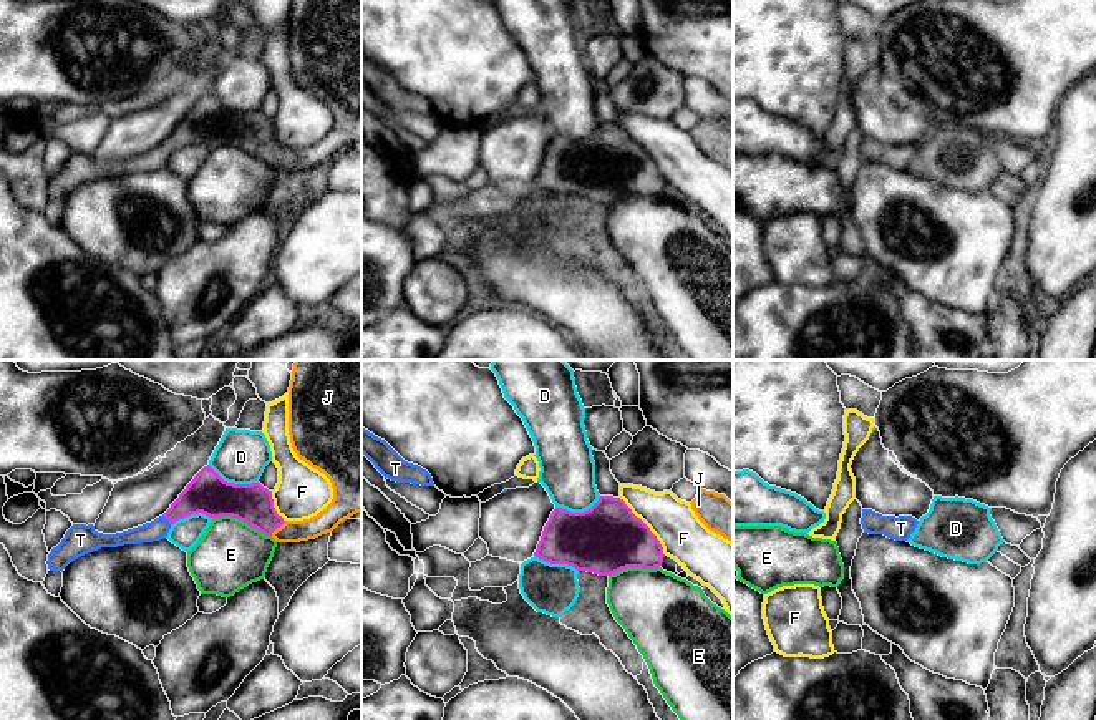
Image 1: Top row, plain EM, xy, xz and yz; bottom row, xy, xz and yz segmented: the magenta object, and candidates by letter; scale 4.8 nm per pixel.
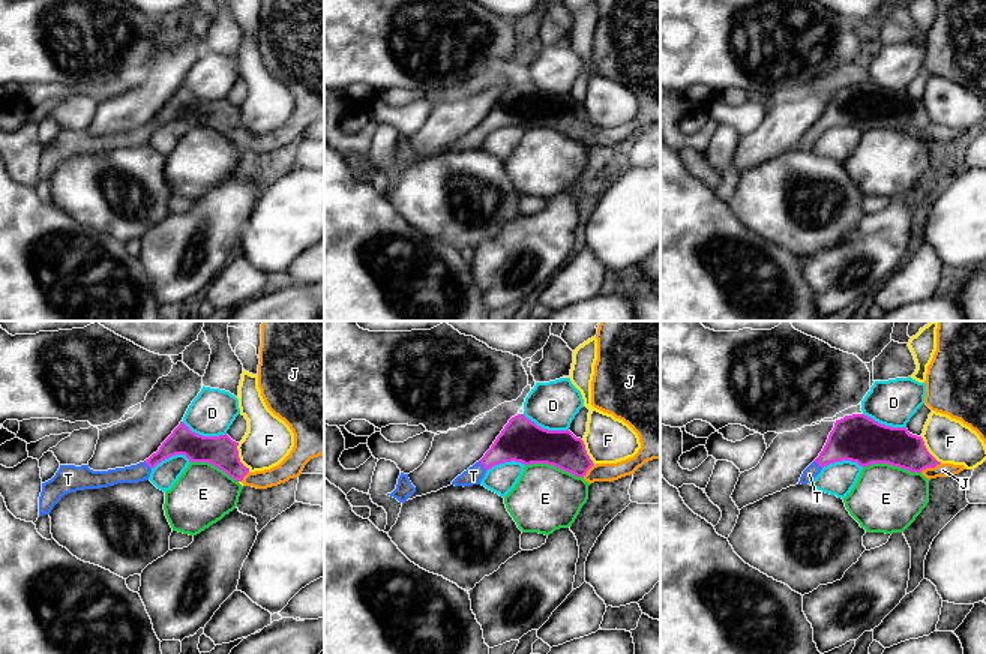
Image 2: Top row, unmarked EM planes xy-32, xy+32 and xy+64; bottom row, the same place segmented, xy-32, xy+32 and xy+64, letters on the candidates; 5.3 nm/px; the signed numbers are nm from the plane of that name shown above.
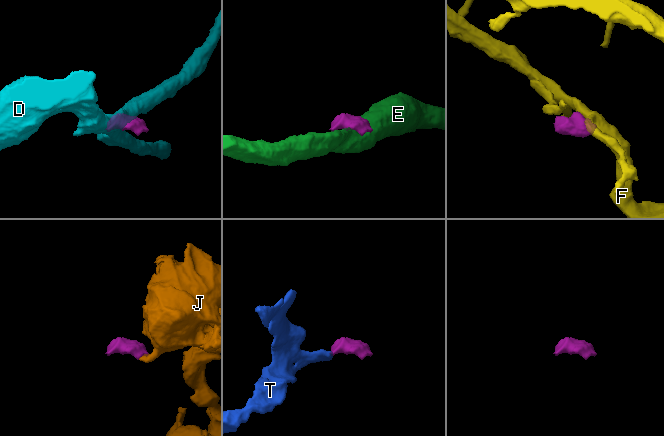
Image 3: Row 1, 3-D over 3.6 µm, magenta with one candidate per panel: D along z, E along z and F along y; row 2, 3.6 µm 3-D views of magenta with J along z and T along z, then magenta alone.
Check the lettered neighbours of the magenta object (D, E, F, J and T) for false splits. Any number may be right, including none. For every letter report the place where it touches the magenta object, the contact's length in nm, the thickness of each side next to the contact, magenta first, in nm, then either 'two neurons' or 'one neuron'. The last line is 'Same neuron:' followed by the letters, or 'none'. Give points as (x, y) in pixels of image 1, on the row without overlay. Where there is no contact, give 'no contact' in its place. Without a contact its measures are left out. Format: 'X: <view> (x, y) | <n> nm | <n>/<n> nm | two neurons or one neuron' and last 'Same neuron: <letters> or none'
D: xy (232, 111) | 260 nm | 200/260 nm | two neurons
E: xy (242, 148) | 300 nm | 200/340 nm | two neurons
F: xz (647, 155) | 360 nm | 340/220 nm | two neurons
J: xy (277, 155) | 100 nm | 190/110 nm | one neuron
T: xy (168, 148) | 60 nm | 200/100 nm | one neuron
Same neuron: J, T

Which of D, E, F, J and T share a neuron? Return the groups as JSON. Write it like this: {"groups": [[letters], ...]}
{"groups": [["D"], ["E"], ["F"], ["J", "T"]]}

